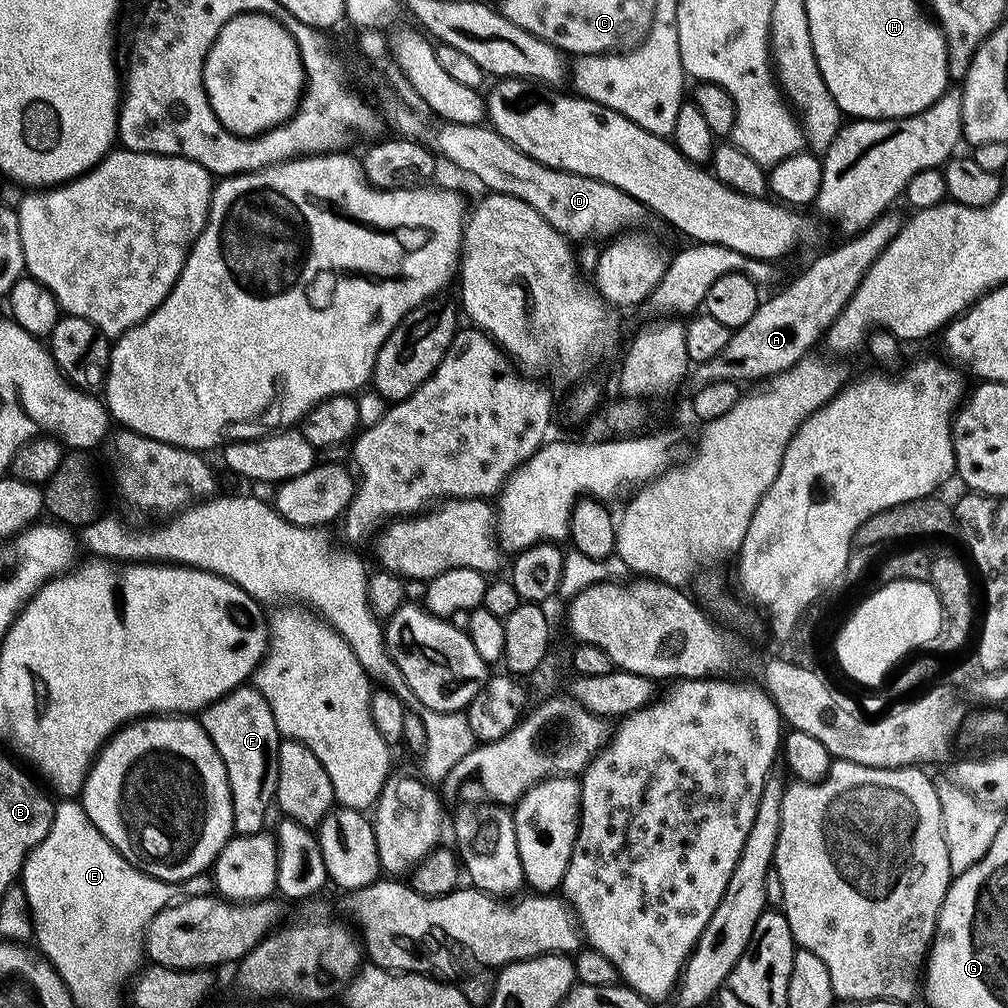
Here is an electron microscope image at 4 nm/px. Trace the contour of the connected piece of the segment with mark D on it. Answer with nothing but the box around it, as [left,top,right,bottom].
[432,122,645,242]

